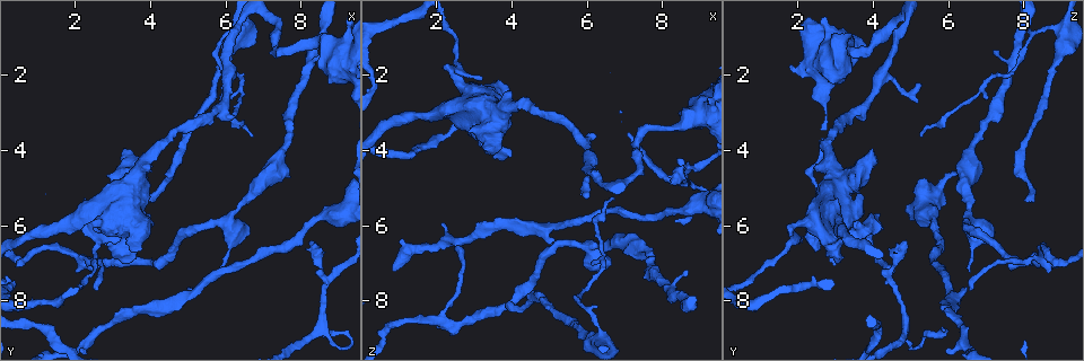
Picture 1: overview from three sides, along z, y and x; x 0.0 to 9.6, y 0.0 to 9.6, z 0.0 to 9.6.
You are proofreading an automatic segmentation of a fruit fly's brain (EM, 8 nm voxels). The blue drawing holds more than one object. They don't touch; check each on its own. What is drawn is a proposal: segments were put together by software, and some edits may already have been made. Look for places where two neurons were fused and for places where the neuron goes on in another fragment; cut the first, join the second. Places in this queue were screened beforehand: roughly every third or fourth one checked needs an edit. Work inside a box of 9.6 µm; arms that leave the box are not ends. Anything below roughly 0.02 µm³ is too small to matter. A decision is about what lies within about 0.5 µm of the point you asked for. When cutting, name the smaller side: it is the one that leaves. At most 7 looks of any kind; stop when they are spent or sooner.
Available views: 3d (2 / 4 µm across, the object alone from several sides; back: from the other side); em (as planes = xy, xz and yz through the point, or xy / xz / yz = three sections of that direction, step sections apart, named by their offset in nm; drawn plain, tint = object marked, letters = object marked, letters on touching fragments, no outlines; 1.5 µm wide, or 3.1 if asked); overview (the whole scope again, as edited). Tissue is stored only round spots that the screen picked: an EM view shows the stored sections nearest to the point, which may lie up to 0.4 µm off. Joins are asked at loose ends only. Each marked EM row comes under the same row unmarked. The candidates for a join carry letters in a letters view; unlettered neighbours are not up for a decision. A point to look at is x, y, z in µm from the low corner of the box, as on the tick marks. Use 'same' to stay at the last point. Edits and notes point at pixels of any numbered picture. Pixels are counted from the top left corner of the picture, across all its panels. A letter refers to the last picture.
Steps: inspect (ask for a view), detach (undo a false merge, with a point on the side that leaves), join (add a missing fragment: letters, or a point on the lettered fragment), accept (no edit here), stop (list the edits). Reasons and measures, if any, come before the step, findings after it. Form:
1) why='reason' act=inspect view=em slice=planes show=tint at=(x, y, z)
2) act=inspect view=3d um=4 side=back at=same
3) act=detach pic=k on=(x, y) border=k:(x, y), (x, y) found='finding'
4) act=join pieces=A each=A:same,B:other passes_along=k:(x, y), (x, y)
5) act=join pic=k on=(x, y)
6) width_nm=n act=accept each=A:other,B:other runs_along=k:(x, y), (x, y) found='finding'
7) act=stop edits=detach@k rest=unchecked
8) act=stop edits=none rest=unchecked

why='end of a long branch' act=inspect view=em slice=planes show=letters at=(3.85, 5.40, 8.10)

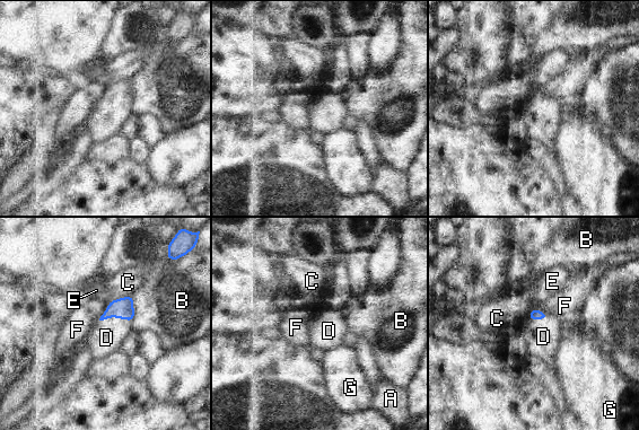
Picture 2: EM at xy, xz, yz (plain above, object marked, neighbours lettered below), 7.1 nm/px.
act=join pic=2 on=(106, 338) each=A:other,B:other,C:other,D:same,E:other,F:other,G:other found='it goes on there'

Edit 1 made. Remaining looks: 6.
why='branch point' act=inspect view=em slice=yz step=8 show=tint at=(8.65, 7.35, 4.45)

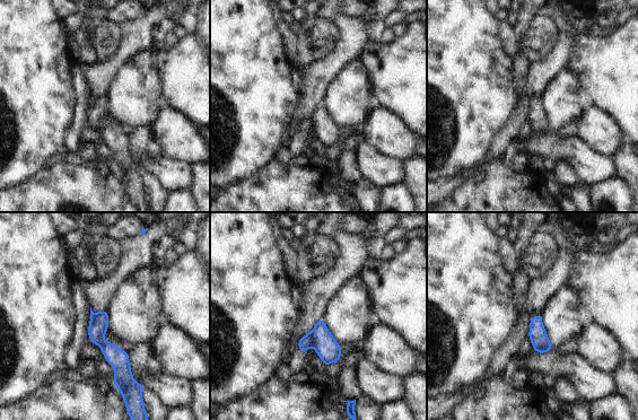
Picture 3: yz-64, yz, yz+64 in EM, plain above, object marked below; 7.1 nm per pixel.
why='another direction' act=inspect view=em slice=planes show=letters at=same

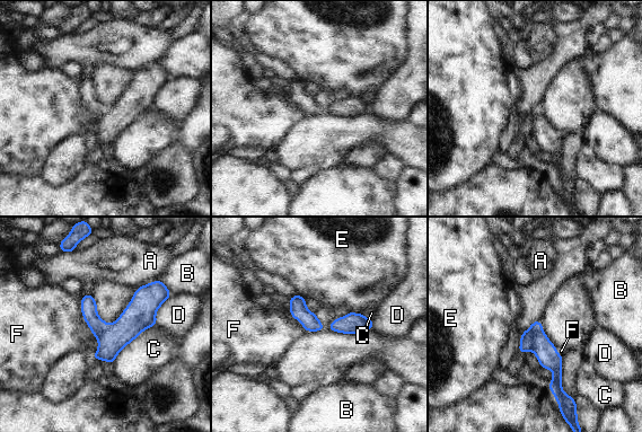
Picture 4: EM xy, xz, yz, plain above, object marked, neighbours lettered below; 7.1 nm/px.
width_nm=120 act=detach pic=4 on=(527, 344) each=A:other,B:other,C:other,D:other,E:other,F:other border=4:(542, 331), (534, 338), (531, 350) found='two neurons meet here'

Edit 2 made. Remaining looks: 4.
why='see it whole again' act=inspect view=overview

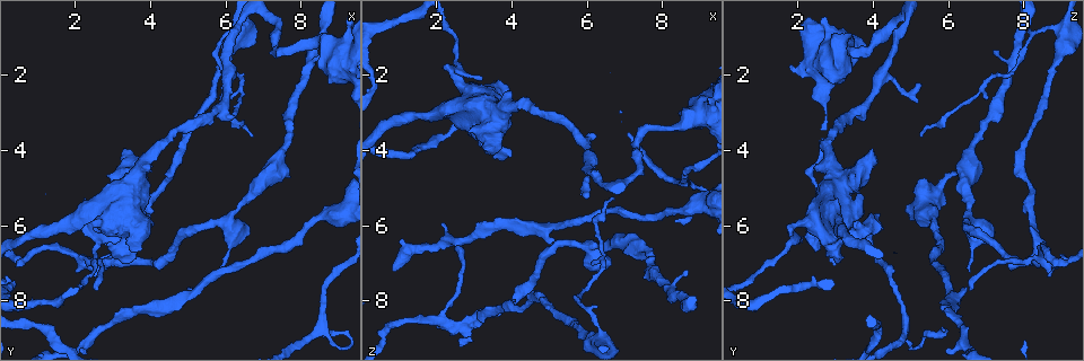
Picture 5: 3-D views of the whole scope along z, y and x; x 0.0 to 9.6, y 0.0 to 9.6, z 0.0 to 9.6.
why='branch stops here' act=inspect view=em slice=xz step=4 show=letters at=(8.35, 8.75, 5.85)

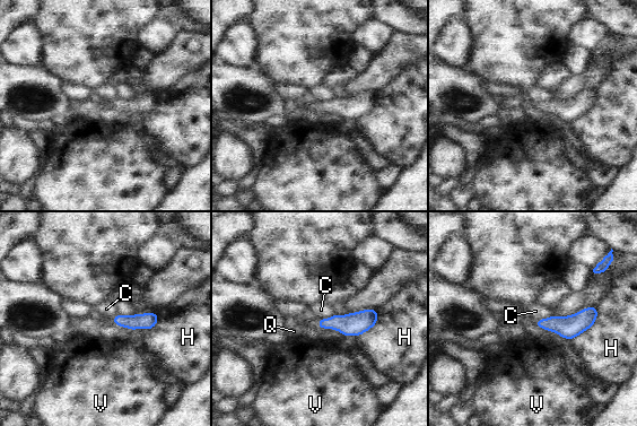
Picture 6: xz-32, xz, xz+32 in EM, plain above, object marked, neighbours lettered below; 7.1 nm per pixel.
act=accept each=C:other,H:other,Q:other,V:other border=6:(552, 314), (541, 318), (535, 322) found='no lettered fragment goes on from it'

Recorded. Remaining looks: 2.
act=stop edits=join@2,detach@4 rest=unchecked

